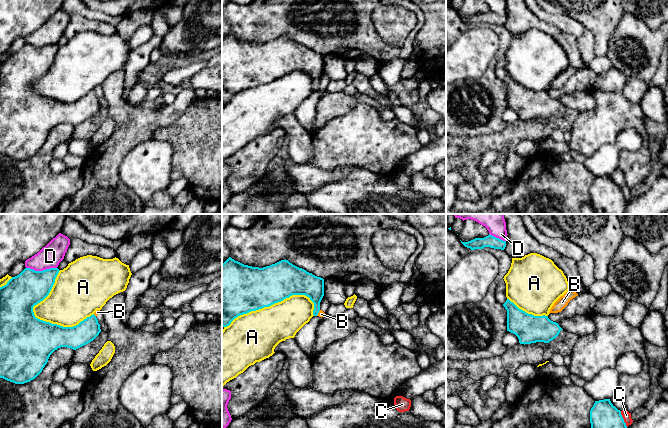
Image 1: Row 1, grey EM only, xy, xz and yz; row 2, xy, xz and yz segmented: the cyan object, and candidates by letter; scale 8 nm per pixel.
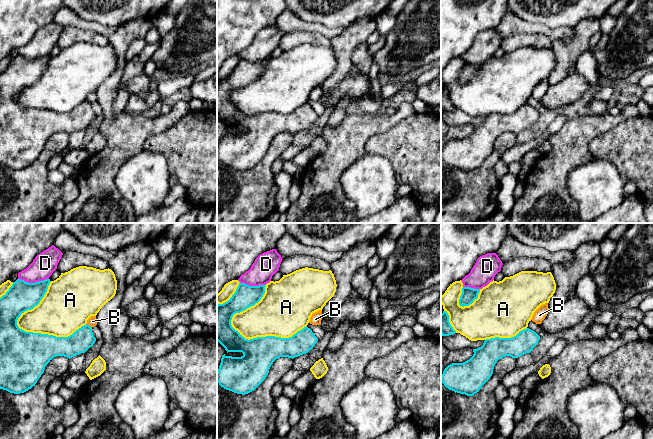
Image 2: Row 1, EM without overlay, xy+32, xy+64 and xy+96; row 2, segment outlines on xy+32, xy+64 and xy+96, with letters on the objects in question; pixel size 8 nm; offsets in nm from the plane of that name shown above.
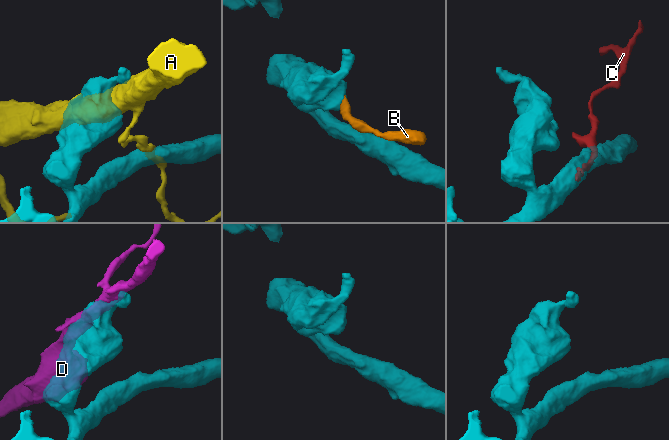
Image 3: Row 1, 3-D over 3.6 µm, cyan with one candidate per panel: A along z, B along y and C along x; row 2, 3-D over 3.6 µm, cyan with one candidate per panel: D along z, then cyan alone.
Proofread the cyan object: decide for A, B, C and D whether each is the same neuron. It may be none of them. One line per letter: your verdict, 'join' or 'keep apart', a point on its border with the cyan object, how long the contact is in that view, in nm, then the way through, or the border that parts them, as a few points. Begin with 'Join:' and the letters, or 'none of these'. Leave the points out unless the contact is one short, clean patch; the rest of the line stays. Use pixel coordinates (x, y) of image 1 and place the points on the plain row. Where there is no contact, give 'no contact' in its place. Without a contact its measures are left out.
Join: none of these
A: keep apart; contact xy (32, 87); length 500 nm
B: keep apart; contact xz (318, 88); length 60 nm; border xz (320, 86), (316, 91)
C: keep apart; contact yz (623, 195); length 140 nm
D: keep apart; contact xy (41, 47); length 240 nm

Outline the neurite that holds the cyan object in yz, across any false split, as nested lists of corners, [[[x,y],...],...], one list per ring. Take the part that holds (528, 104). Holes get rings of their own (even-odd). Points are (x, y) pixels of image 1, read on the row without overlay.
[[[509,75],[503,82],[507,86],[507,107],[515,110],[520,120],[549,119],[563,106],[558,99],[551,97],[548,92],[528,90]]]

